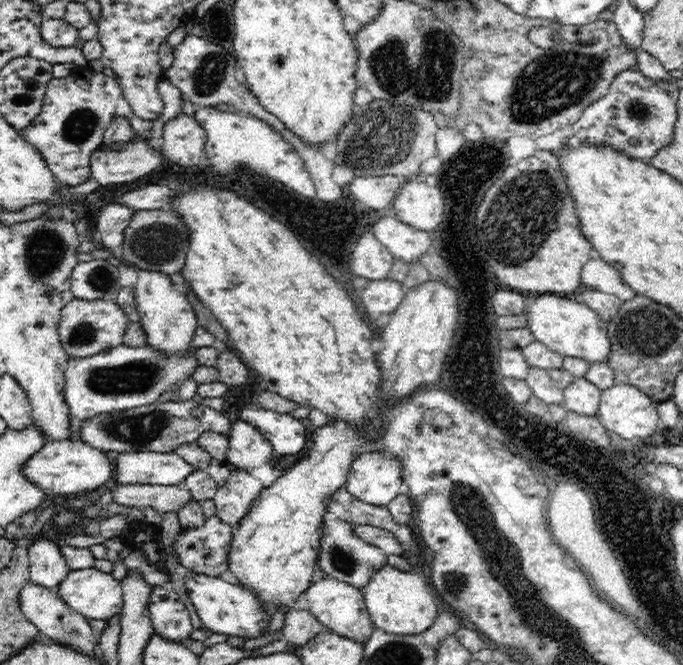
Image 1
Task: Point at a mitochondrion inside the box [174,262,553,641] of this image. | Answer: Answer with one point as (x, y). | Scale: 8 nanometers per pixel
(341, 559)

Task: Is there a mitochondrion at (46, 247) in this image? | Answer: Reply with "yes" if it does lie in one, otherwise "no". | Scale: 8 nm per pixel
yes

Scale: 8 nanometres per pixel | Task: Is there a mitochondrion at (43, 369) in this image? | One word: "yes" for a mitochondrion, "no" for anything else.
no

